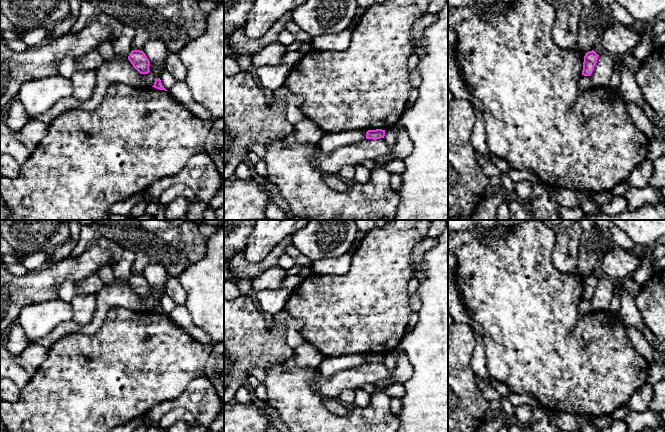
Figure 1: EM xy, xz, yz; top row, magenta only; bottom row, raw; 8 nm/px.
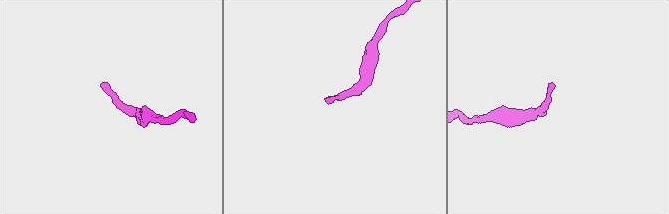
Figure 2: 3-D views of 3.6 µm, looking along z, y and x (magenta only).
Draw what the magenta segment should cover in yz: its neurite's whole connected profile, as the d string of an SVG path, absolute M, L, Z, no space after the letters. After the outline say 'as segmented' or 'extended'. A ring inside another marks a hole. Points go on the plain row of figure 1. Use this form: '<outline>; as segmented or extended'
M589 275L584 280L582 299L591 300L597 287L599 279L594 275Z; as segmented

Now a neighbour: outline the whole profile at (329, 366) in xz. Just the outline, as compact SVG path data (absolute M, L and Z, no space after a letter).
M358 353L341 357L324 356L318 370L324 378L328 378L345 369L352 369L365 364L367 355L366 353Z

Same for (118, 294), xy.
M115 280L110 285L104 285L96 294L96 311L92 320L86 325L77 324L68 320L57 325L50 333L33 343L50 348L59 339L72 333L82 333L87 336L96 334L112 307L124 307L133 311L146 311L140 297L133 291L128 282Z

